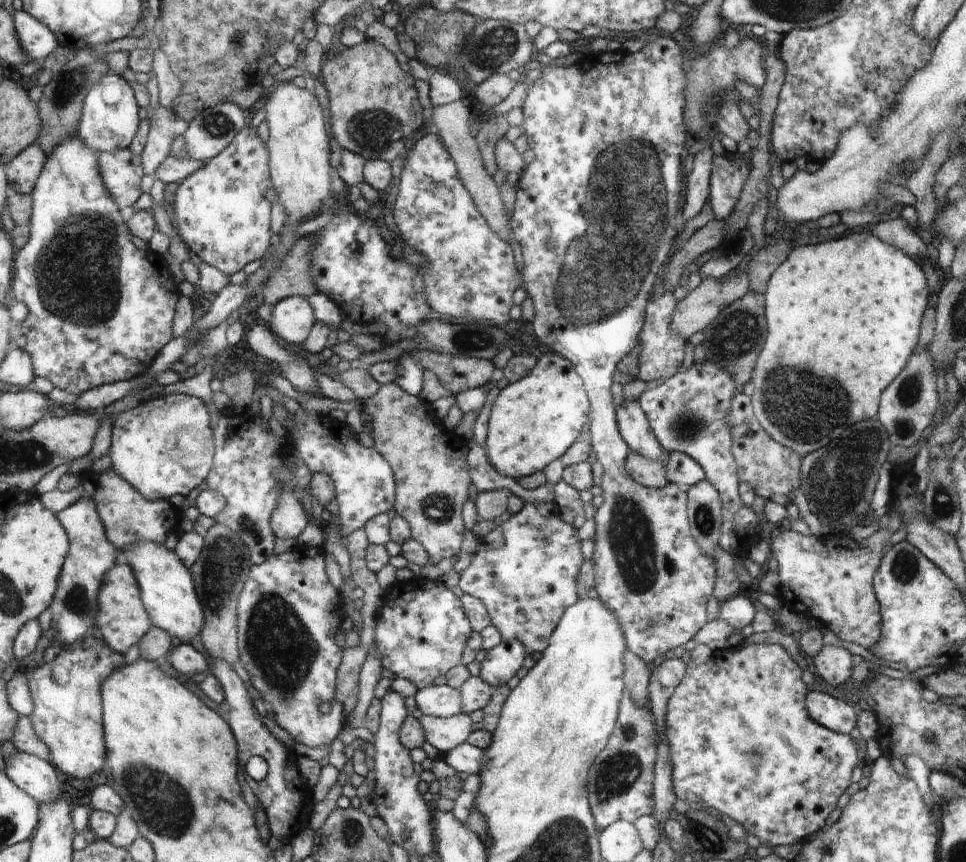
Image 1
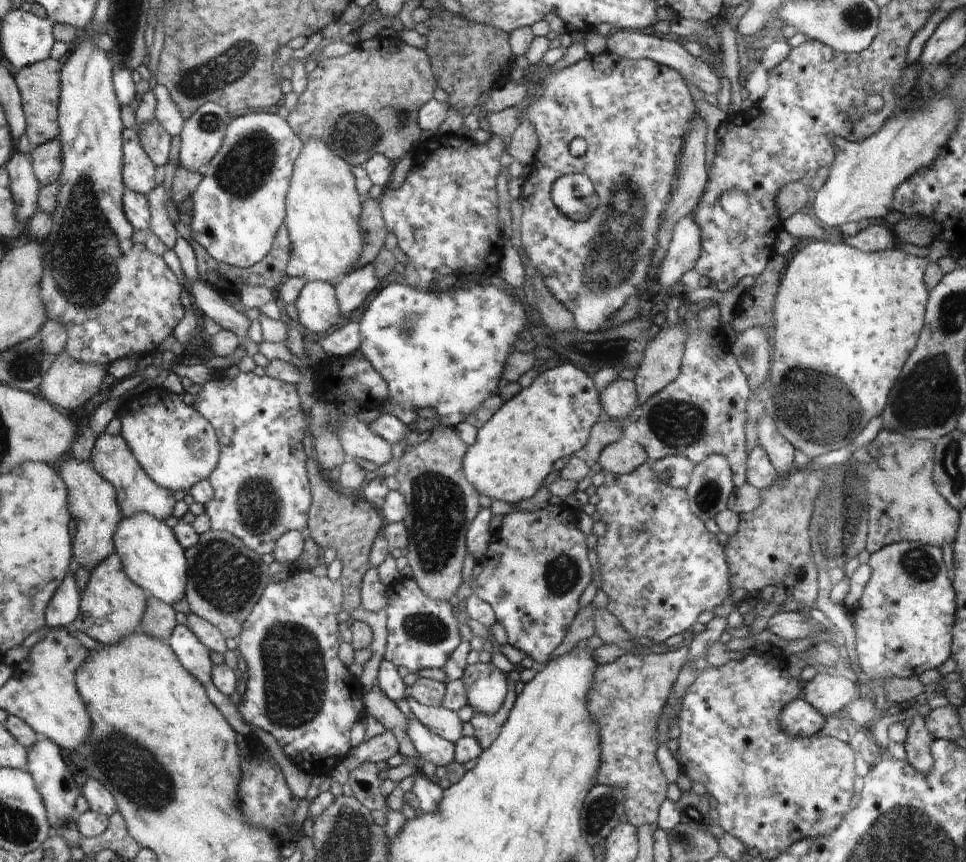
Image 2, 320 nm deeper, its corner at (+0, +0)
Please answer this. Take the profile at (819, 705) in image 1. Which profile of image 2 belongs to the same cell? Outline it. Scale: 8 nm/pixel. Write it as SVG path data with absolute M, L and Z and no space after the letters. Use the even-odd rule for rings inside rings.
M802 696L795 698L788 706L782 710L780 716L782 728L788 736L811 737L824 726L824 714L817 711Z

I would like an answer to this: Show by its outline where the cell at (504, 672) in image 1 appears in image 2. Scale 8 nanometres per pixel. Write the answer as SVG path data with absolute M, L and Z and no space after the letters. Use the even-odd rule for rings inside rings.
M491 662L467 665L460 680L466 687L467 704L476 713L493 715L501 710L506 696L506 678Z

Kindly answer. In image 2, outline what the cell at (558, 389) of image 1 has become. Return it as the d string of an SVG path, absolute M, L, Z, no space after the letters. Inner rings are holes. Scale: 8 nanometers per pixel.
M565 364L540 373L534 382L524 387L512 399L506 401L500 410L479 429L474 444L471 444L464 458L464 472L480 495L490 500L502 500L516 505L521 500L535 496L544 478L552 472L558 458L574 455L585 448L590 440L591 429L600 420L603 405L600 392L596 390L594 378L572 364Z

